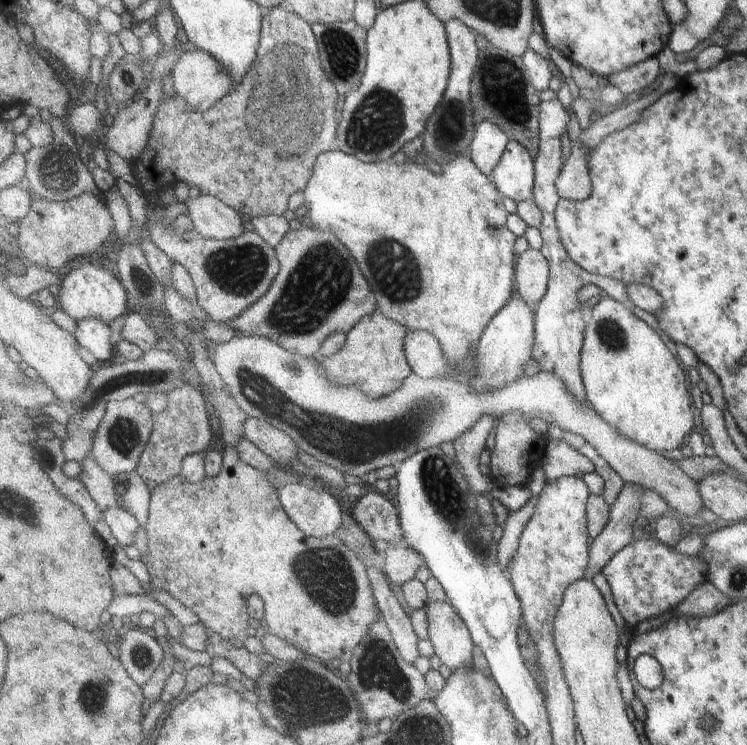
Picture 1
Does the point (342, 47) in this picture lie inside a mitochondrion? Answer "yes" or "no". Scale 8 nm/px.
yes

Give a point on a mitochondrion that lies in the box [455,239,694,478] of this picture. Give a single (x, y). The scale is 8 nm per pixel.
(613, 337)

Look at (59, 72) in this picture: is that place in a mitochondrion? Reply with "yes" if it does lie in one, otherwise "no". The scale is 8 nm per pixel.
no

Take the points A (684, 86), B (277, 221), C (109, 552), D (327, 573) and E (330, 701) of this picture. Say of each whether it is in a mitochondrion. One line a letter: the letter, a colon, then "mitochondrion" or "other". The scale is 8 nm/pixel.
A: other
B: other
C: other
D: mitochondrion
E: mitochondrion

